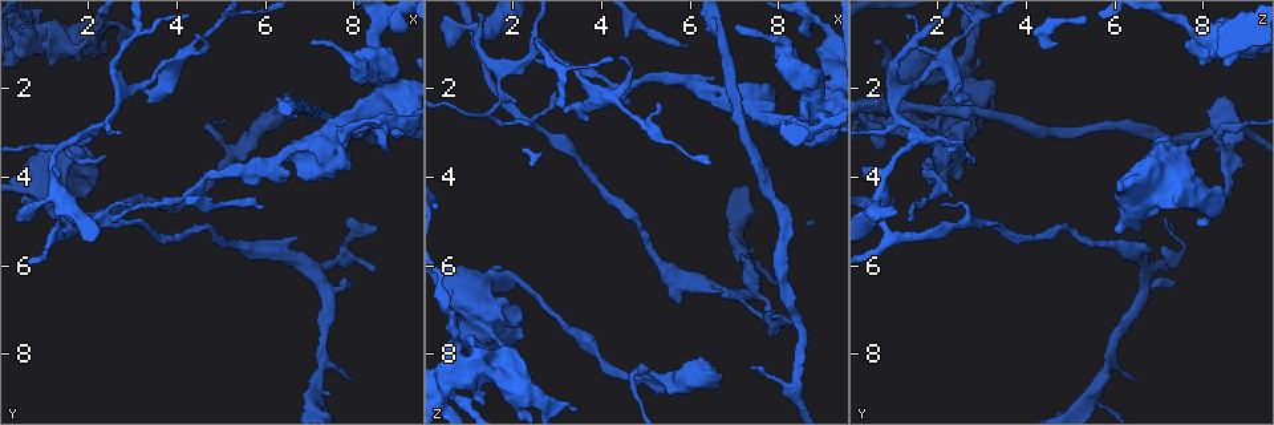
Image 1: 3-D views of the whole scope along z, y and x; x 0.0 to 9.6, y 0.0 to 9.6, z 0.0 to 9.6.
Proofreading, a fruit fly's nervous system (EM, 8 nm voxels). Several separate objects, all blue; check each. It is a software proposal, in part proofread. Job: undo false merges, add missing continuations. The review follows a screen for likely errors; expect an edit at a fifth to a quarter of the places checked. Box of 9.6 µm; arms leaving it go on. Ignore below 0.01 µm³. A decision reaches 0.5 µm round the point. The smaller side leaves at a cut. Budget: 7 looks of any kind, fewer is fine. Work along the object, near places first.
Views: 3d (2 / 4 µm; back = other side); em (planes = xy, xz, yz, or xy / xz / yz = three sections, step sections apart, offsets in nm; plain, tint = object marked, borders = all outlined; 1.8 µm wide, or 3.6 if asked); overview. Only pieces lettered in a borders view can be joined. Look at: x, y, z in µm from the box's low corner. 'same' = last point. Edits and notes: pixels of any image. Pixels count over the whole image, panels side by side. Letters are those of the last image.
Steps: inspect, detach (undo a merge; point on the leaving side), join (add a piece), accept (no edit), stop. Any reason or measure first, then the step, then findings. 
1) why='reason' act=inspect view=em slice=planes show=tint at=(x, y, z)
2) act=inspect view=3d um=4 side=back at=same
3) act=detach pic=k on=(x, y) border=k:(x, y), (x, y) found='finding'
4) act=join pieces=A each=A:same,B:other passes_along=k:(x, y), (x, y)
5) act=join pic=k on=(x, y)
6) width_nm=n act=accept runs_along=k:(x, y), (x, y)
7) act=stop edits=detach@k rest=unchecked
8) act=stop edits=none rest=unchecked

why='calibre changes' act=inspect view=3d um=4 at=(5.30, 3.45, 8.55)

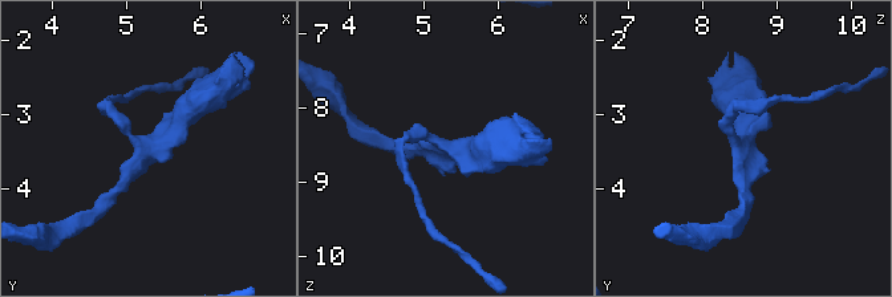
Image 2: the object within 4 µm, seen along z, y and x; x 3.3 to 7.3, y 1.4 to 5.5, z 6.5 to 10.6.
arms=3 why='now the EM' act=inspect view=em um=3.6 slice=xy step=16 show=tint at=(5.25, 3.50, 8.50)

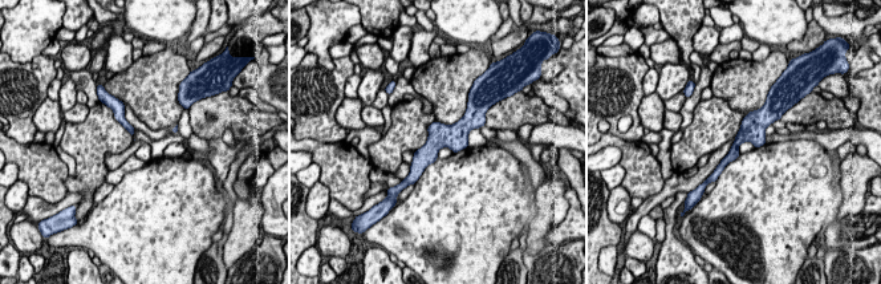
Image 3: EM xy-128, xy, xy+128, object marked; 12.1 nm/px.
why='cut it another way' act=inspect view=em um=3.6 slice=planes show=borders at=same

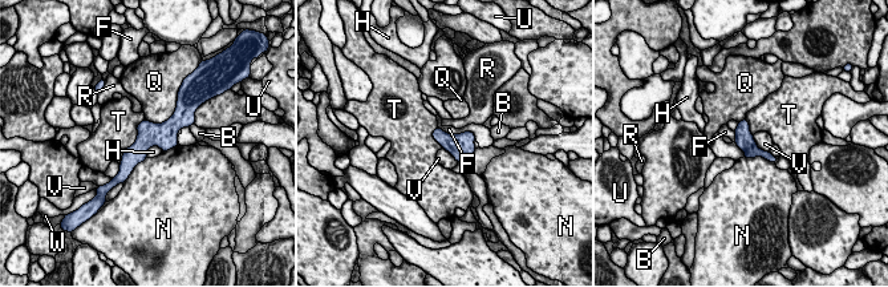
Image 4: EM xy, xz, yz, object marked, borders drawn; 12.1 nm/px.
act=accept each=B:other,F:other,H:other,N:other,Q:other,R:other,T:other,U:other,V:other,W:other border=4:(438, 126), (475, 138) found='one neuron here'

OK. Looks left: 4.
why='four arms meet' act=inspect view=em slice=planes show=tint at=(3.85, 1.40, 2.20)

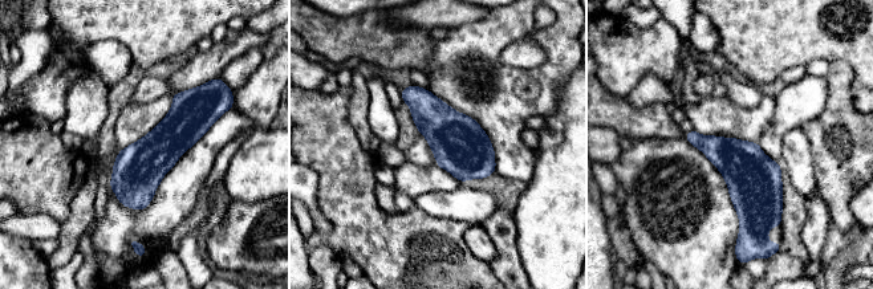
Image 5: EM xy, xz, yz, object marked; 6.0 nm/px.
why='see the neighbours' act=inspect view=em slice=planes show=borders at=same

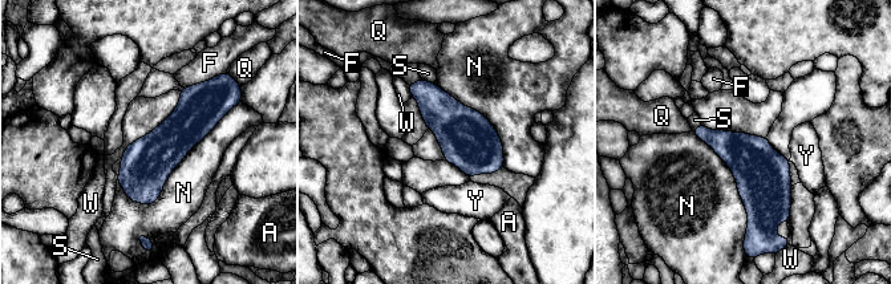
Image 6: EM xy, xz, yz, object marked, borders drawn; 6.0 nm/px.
act=accept each=A:other,F:other,N:other,Q:other,S:other,W:other,Y:other border=6:(235, 105), (152, 203), (125, 195) found='all the same neuron'

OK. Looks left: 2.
why='branch point' act=inspect view=em slice=yz step=4 show=tint at=(1.70, 3.15, 1.50)

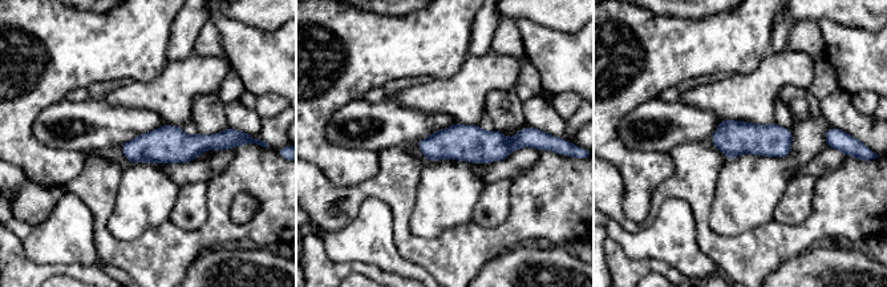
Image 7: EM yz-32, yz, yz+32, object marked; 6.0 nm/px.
act=inspect view=em slice=planes show=borders at=same

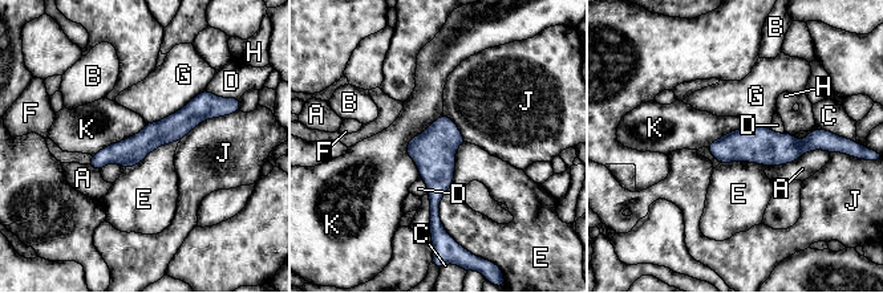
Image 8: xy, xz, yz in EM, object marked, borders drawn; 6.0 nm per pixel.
longest_contact=E:600nm act=accept each=A:other,B:other,C:other,D:other,E:other,F:other,G:other,H:other,J:other,K:other border=8:(466, 142), (440, 202), (452, 236) found='all the same neuron'

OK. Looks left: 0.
act=stop edits=none rest=unchecked

